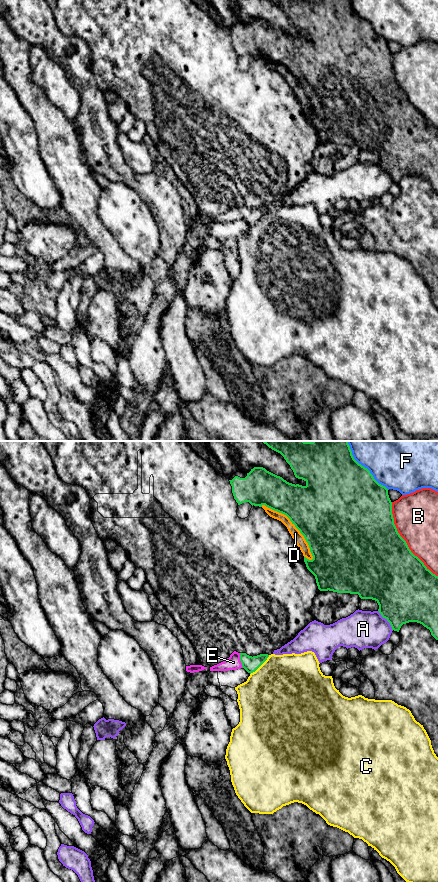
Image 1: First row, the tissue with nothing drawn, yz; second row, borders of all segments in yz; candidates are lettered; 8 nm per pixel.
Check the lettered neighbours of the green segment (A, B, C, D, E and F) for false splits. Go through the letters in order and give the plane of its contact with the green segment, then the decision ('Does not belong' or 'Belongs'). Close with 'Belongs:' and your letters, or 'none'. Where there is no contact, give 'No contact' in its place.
A: Touches green in yz. Does not belong
B: Touches green in yz. Does not belong
C: Touches green in yz. Does not belong
D: Touches green in yz. Does not belong
E: Touches green in yz. Belongs
F: Touches green in yz. Does not belong
Belongs: E

